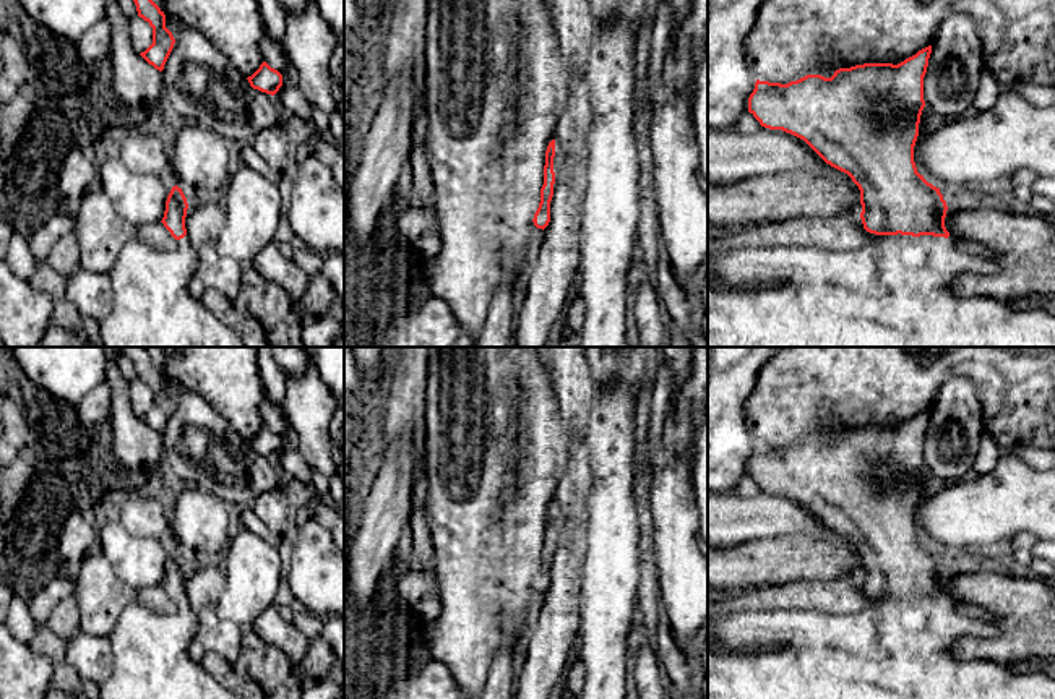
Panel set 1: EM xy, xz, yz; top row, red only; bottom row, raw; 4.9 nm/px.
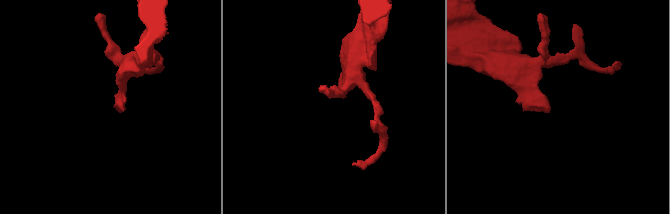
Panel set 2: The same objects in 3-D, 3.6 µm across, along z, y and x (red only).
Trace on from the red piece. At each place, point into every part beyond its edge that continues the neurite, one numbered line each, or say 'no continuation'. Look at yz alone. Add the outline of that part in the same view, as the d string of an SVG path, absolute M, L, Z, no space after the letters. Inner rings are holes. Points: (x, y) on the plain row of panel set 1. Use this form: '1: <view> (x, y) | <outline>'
1: yz (898, 647) | M779 581L753 584L748 587L737 587L727 590L727 595L708 603L708 699L1055 699L1055 680L1042 671L1016 673L990 658L961 660L951 652L951 647L964 636L992 637L1000 631L998 628L984 620L972 618L956 610L956 602L951 600L953 589L945 581L945 590L950 600L933 598L885 598L873 600L865 608L852 613L833 613L829 610L813 608L787 608L781 607L774 589L784 584L799 584L802 581Z

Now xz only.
1: xz (577, 477) | M497 347L497 349L500 350L502 355L510 357L515 365L523 365L523 367L528 368L528 375L526 375L526 378L524 378L524 381L526 381L528 386L524 388L524 386L521 386L521 384L515 384L515 386L510 388L510 392L508 392L508 399L510 399L510 405L511 405L513 448L511 448L511 451L510 451L510 483L508 483L505 493L503 493L503 498L505 498L505 500L510 500L510 498L511 498L513 490L515 490L518 480L519 480L519 477L518 477L518 467L519 467L519 464L523 462L523 459L526 457L526 440L524 440L524 436L523 436L524 417L523 417L521 412L528 409L531 414L537 414L537 415L542 417L542 418L547 418L550 414L555 414L555 415L558 417L563 430L565 430L565 438L568 440L568 446L566 446L566 449L565 449L565 452L563 452L563 456L562 456L562 459L560 459L560 462L558 462L558 483L557 483L557 490L555 490L555 496L553 496L553 503L555 503L555 521L553 521L555 547L553 547L553 560L552 560L552 564L550 564L550 585L549 585L549 589L552 587L552 582L553 582L553 581L583 581L583 571L584 571L586 551L588 551L588 534L589 534L589 508L588 508L588 500L589 500L589 491L591 491L591 488L592 488L594 483L596 483L596 472L594 472L594 469L592 469L592 446L591 446L591 438L592 438L592 430L594 430L594 415L589 417L588 427L583 428L583 430L573 428L573 427L570 425L570 422L566 422L566 420L562 417L562 414L560 414L560 404L558 404L558 399L557 399L557 396L555 396L555 389L553 389L553 384L552 384L552 380L550 380L550 368L549 368L547 360L545 360L544 347ZM547 589L547 590L549 590L549 589ZM545 590L545 592L547 592L547 590ZM544 592L544 594L545 594L545 592Z

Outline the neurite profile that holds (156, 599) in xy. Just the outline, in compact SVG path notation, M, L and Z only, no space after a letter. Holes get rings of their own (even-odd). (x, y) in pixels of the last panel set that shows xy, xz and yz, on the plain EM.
M97 547L81 563L73 598L80 608L80 629L99 637L112 634L120 613L130 603L162 615L177 610L162 585L131 589L120 581Z

